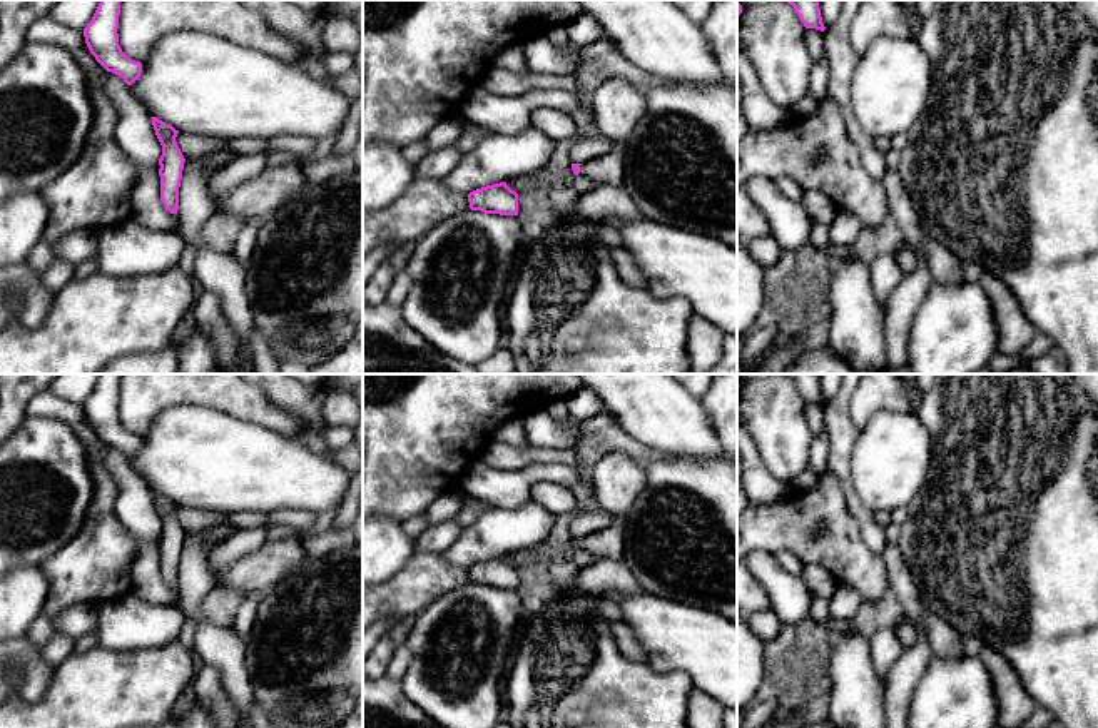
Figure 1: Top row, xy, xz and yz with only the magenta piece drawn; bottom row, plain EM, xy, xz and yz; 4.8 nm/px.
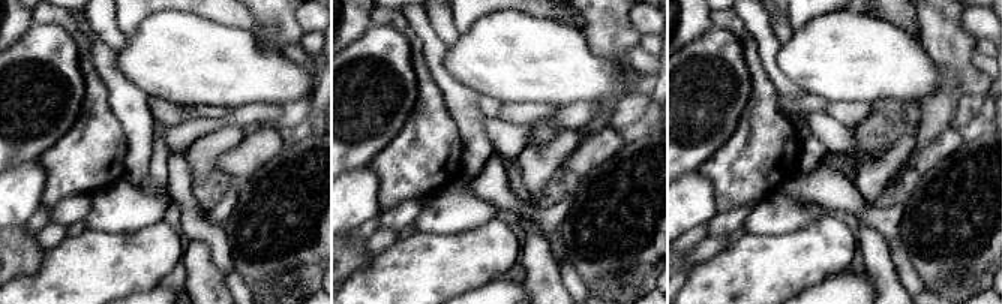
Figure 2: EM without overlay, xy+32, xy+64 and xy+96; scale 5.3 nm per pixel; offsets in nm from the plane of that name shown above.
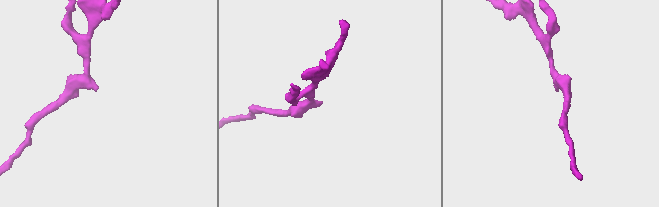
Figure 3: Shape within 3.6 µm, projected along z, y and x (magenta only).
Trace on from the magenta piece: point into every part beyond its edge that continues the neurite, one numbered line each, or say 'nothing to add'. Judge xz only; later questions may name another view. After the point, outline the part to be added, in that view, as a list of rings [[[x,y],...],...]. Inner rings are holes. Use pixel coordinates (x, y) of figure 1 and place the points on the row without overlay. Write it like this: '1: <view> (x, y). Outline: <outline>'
1: xz (609, 543). Outline: [[[623,516],[598,533],[580,538],[580,548],[595,554],[595,558],[622,559],[625,553]]]

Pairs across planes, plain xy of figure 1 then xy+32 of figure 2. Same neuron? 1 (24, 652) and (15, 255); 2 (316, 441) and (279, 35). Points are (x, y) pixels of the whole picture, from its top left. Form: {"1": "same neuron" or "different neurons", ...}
{"1": "same neuron", "2": "different neurons"}

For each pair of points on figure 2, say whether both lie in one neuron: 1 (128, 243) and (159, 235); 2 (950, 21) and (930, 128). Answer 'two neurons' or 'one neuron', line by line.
1: one neuron
2: one neuron

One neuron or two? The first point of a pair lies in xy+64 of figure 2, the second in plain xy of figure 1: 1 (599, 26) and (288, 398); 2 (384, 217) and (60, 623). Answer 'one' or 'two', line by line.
1: one
2: one

